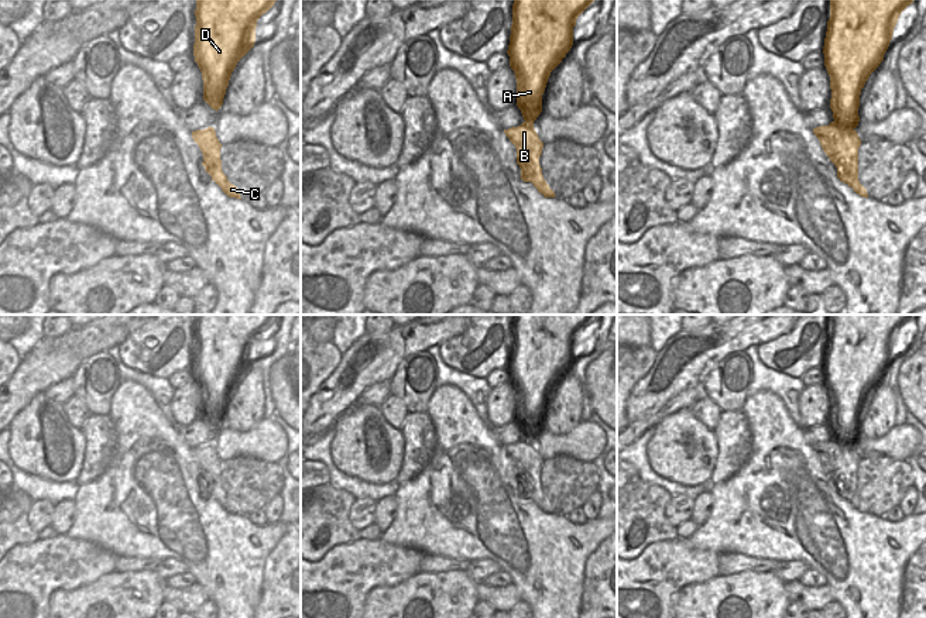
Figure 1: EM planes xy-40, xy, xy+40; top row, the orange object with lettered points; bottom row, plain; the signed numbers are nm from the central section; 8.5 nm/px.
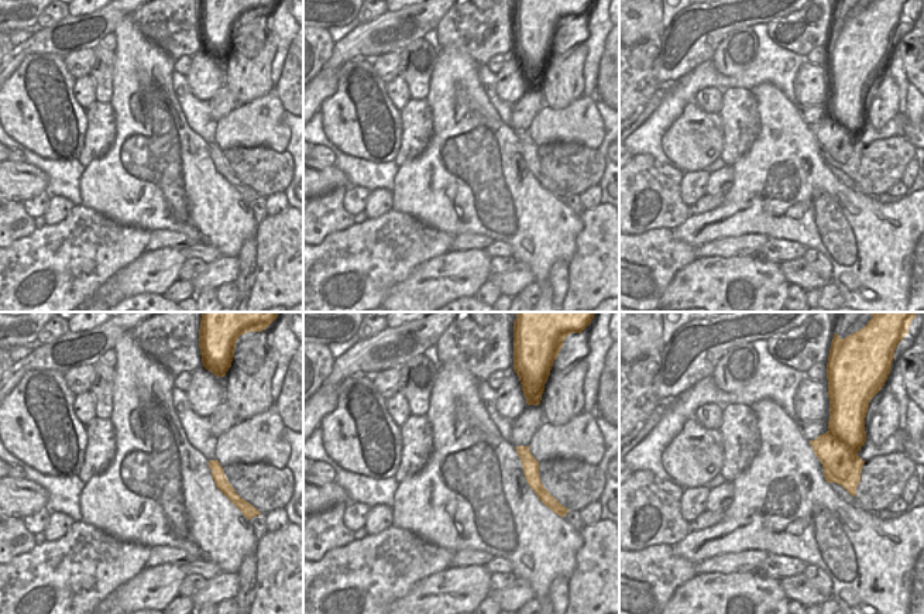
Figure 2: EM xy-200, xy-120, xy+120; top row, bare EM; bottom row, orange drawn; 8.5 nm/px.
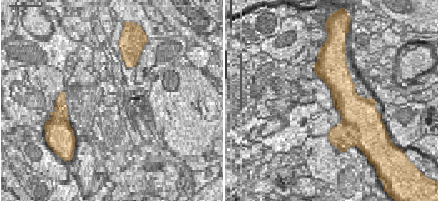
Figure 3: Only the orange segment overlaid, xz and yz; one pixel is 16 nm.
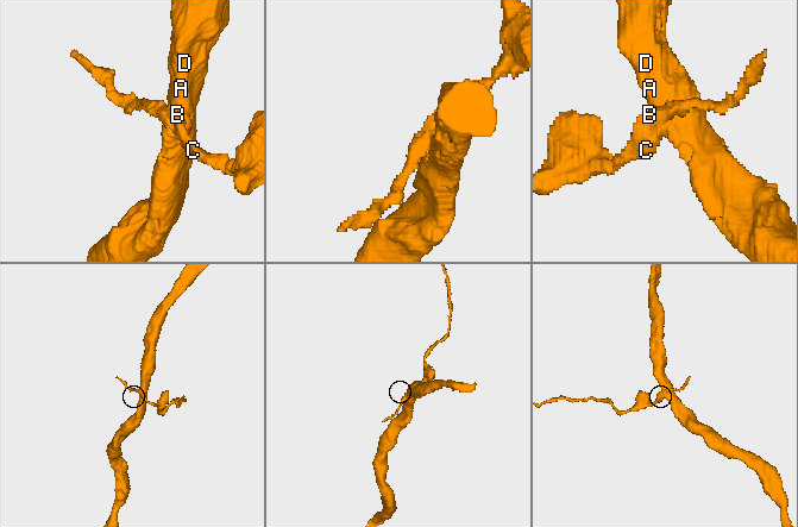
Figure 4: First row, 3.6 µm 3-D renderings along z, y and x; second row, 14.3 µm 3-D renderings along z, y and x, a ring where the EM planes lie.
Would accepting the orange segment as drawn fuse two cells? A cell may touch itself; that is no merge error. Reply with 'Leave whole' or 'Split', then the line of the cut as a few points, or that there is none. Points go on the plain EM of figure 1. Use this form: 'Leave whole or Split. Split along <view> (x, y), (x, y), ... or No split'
Split. Split along xy+40 (834, 436), (843, 443), (853, 446).

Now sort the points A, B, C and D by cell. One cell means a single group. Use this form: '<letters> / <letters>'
A D / B C

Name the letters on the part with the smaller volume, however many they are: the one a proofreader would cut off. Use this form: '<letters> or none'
B, C

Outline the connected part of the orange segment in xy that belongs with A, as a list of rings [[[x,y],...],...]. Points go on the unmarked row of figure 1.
[[[514,315],[508,361],[510,382],[517,395],[517,422],[525,437],[534,439],[542,428],[542,411],[551,388],[573,361],[577,333],[596,315]]]

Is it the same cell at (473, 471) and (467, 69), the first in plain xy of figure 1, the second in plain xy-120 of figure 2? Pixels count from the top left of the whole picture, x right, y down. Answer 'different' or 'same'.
same

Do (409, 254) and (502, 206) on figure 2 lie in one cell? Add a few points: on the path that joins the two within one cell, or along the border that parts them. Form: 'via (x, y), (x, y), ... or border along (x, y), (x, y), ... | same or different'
border along (419, 220), (453, 236) | different

